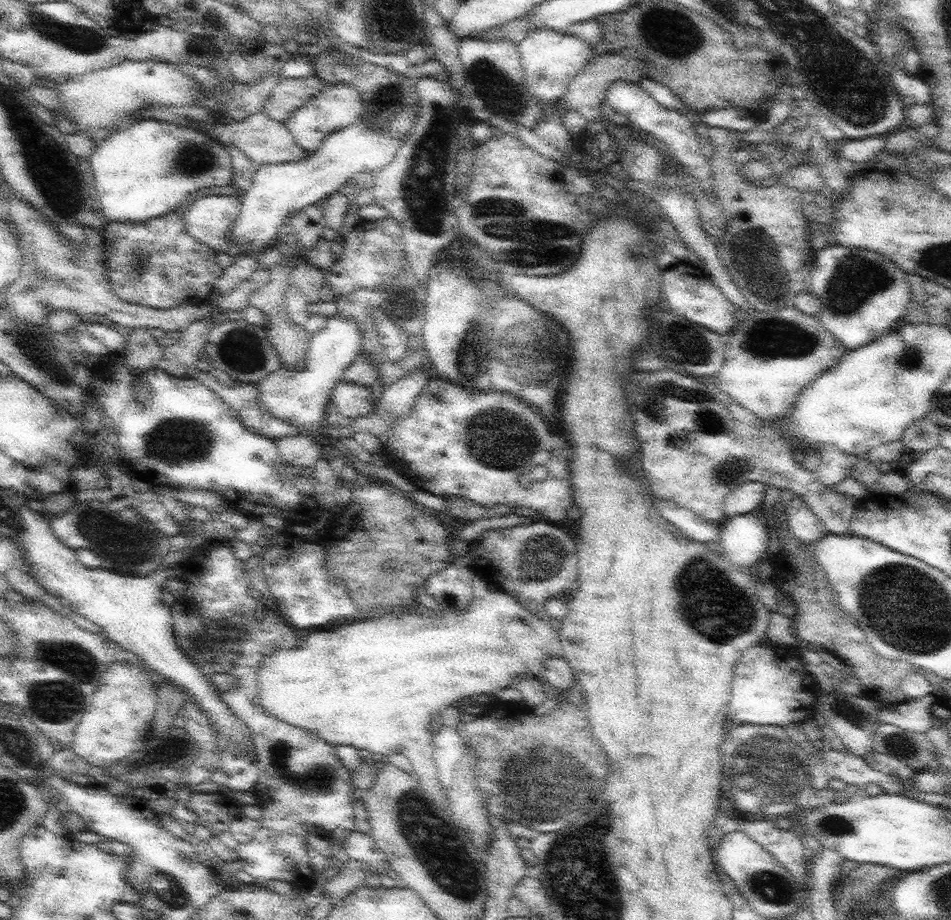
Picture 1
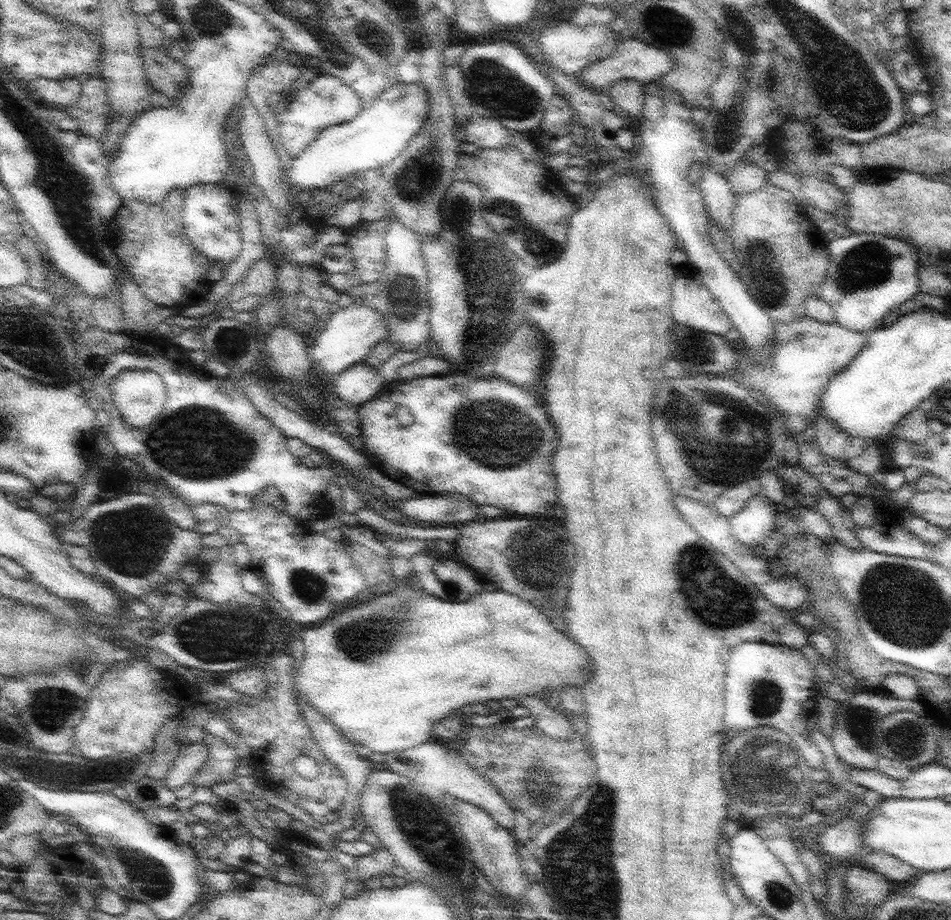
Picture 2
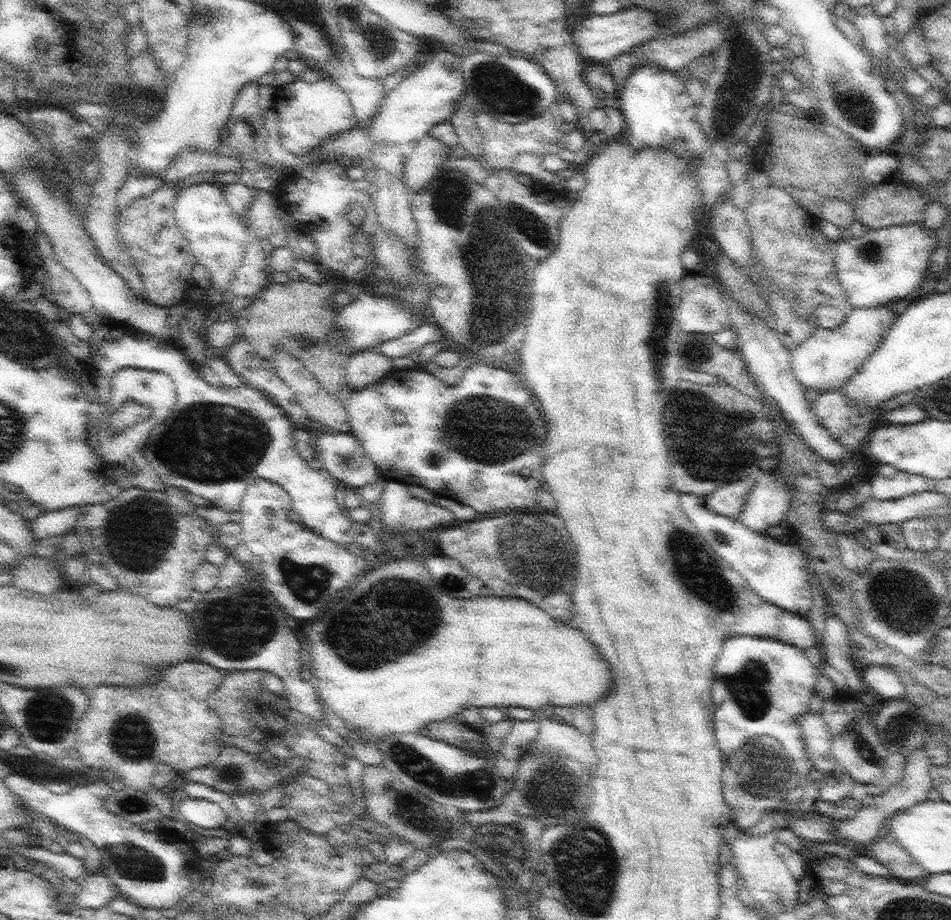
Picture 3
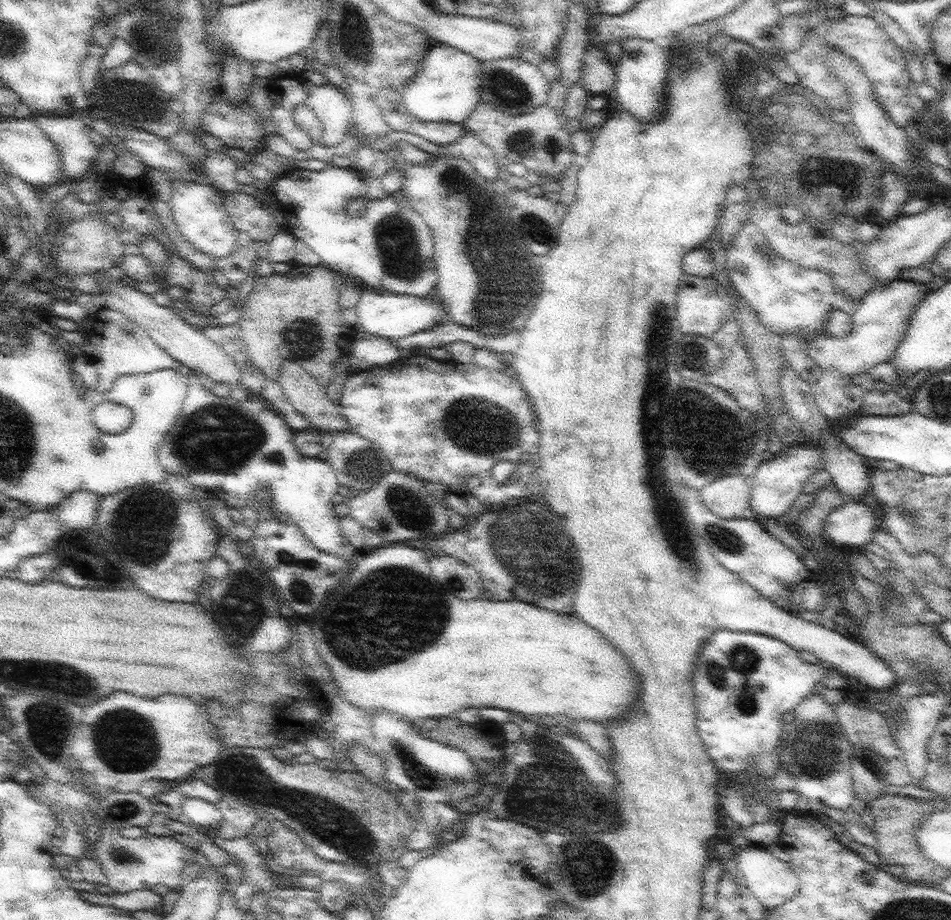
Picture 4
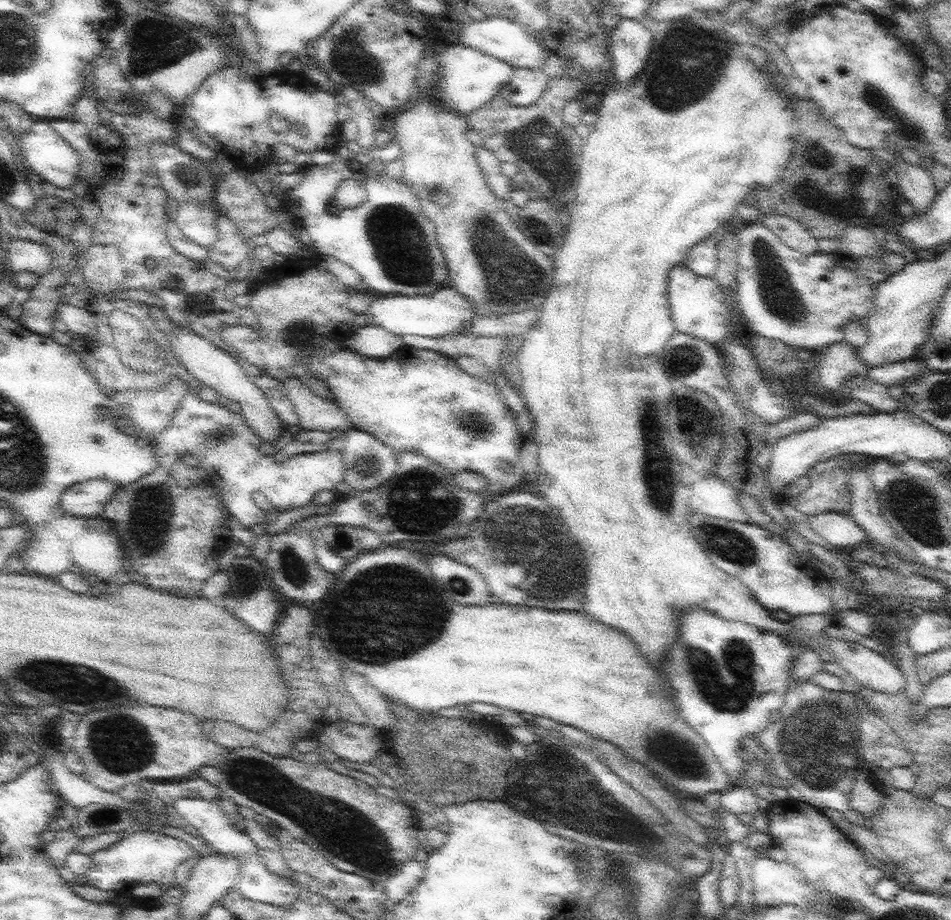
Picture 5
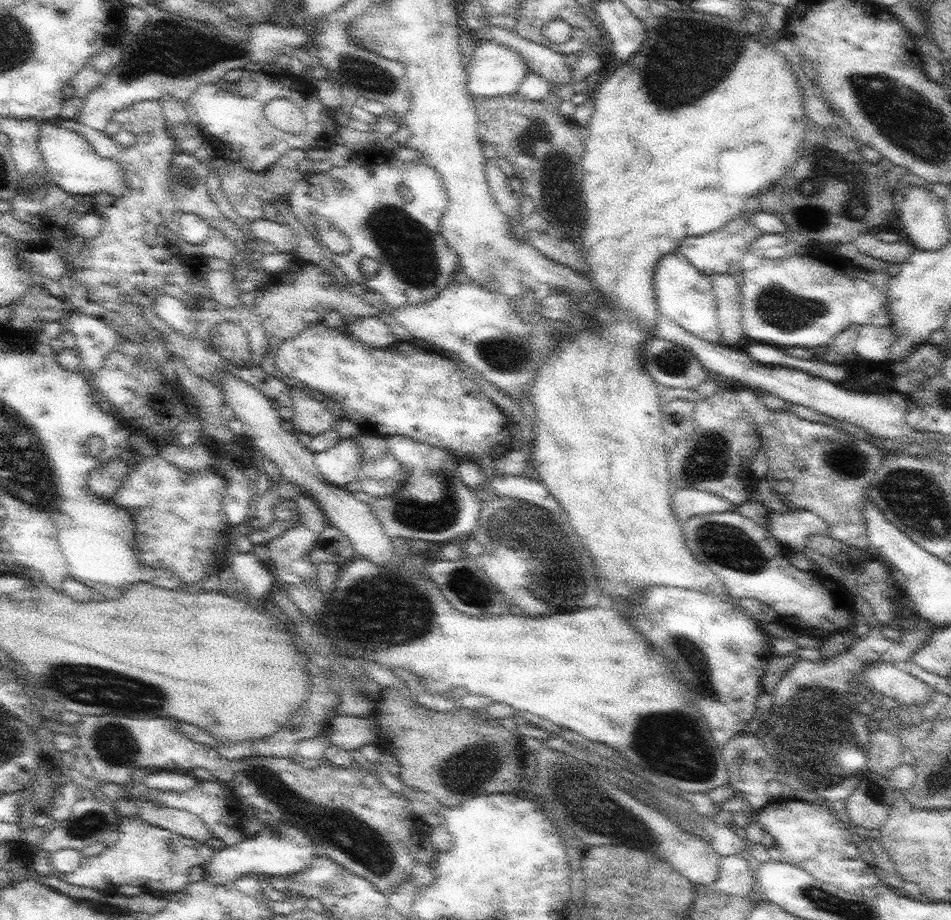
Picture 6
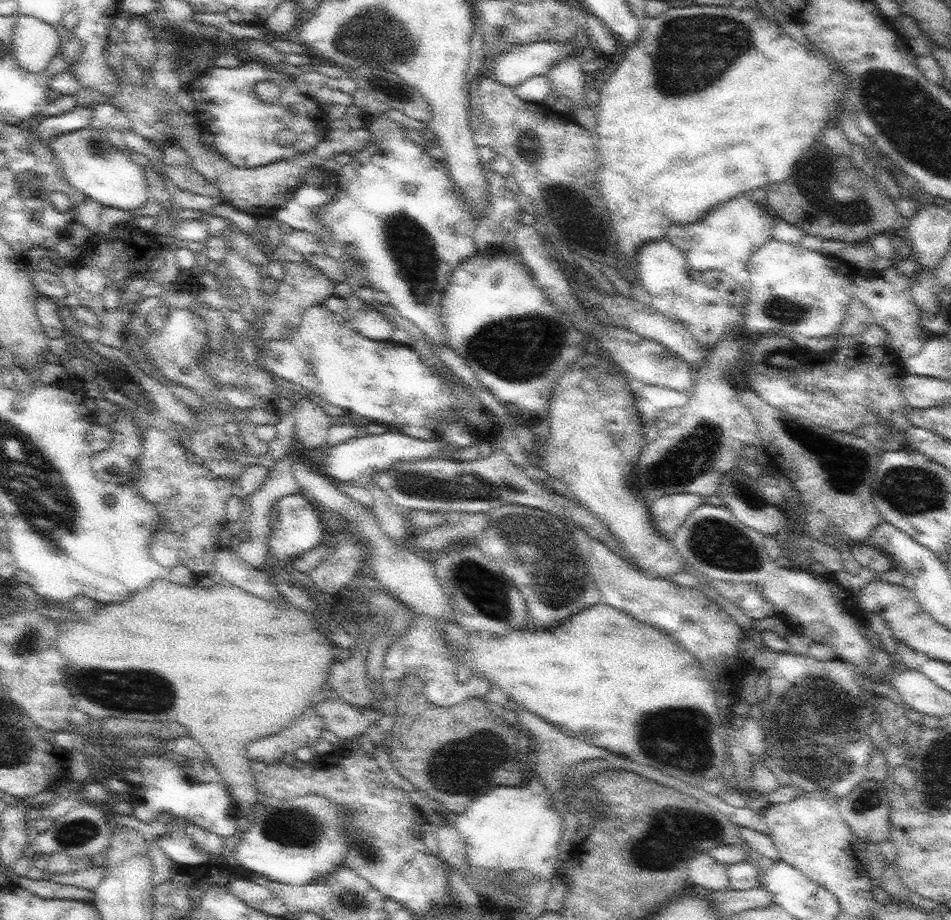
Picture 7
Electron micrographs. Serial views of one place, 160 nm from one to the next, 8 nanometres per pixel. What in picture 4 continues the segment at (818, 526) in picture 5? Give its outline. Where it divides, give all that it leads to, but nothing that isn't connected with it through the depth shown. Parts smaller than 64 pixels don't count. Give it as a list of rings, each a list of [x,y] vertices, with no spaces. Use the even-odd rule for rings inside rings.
[[[847,500],[833,510],[823,524],[823,532],[835,546],[852,546],[864,549],[874,538],[876,517],[885,517],[881,504],[875,508],[861,502]]]

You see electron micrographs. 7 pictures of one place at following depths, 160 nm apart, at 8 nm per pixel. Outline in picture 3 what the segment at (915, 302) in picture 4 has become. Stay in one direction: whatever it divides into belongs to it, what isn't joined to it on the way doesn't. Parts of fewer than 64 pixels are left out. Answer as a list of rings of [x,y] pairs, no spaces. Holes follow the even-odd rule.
[[[886,303],[865,309],[853,308],[844,324],[832,330],[817,326],[815,332],[791,351],[794,376],[805,390],[812,387],[824,392],[842,388],[880,346],[898,316],[890,308],[890,303]]]

